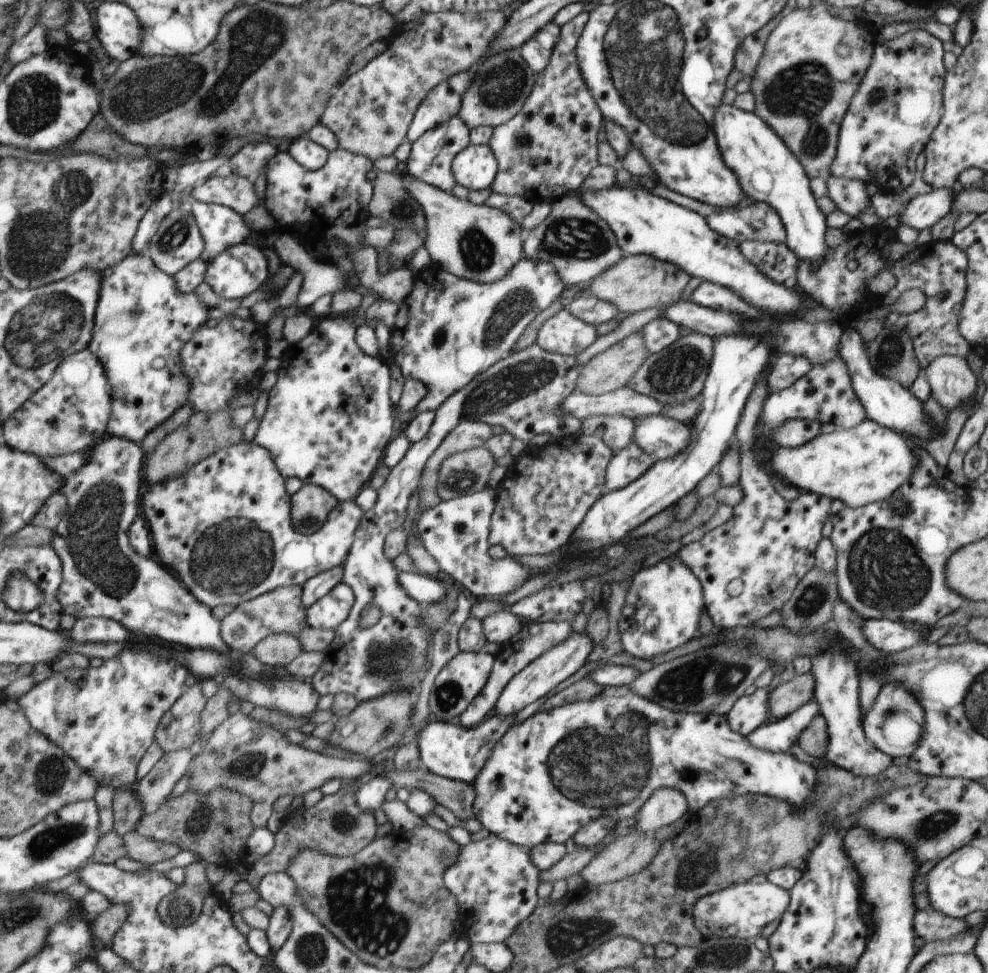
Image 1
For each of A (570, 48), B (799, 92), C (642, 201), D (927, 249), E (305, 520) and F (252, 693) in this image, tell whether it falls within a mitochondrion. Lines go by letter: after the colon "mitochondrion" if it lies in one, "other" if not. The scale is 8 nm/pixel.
A: other
B: mitochondrion
C: other
D: other
E: mitochondrion
F: other

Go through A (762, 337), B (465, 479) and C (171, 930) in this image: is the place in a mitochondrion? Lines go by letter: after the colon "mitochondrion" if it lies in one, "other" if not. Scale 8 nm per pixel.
A: other
B: mitochondrion
C: mitochondrion

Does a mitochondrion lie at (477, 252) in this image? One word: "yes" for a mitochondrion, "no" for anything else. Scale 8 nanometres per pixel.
yes

